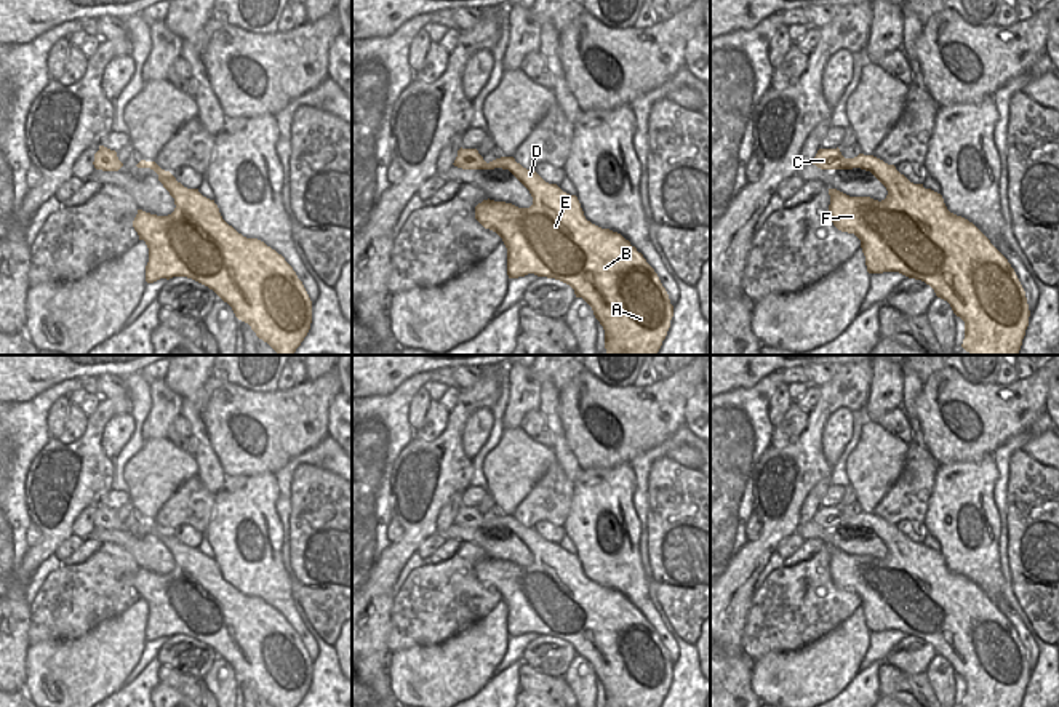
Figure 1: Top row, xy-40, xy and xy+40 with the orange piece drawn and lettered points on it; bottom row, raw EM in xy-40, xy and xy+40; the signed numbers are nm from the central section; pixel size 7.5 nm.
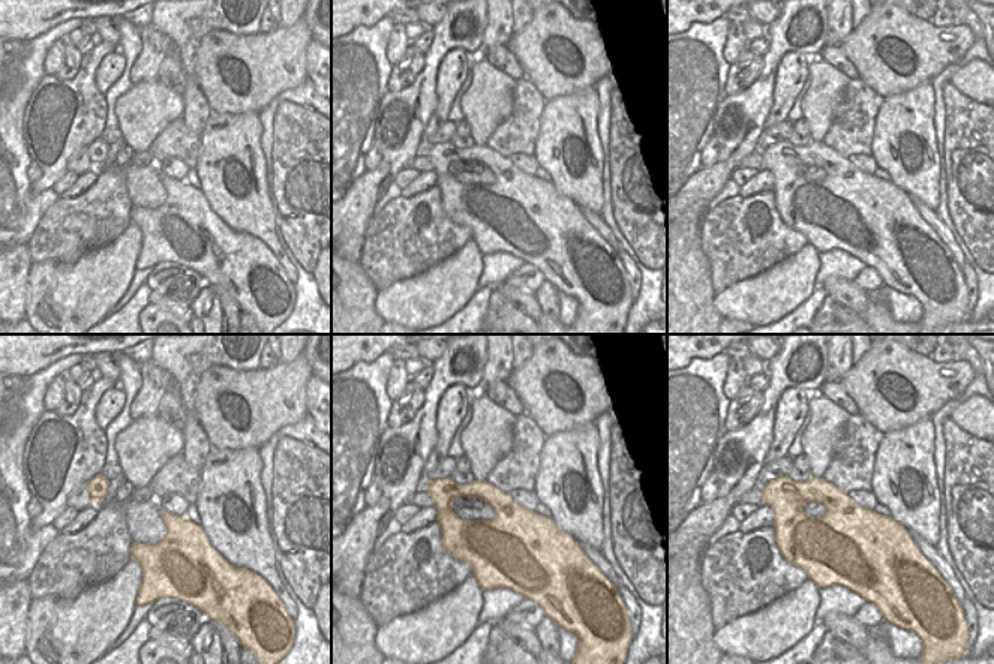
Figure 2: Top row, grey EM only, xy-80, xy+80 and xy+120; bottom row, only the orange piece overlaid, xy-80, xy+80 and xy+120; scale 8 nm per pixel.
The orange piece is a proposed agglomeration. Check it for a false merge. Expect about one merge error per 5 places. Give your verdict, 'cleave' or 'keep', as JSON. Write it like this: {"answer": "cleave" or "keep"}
{"answer": "keep"}

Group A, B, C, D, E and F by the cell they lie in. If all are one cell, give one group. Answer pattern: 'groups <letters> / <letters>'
groups A B C D E F

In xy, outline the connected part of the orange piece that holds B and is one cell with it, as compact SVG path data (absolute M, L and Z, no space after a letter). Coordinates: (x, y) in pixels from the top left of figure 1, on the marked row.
M461 147L453 165L462 170L509 170L533 197L530 208L490 198L475 206L475 219L496 232L507 248L509 278L534 274L569 285L603 326L606 355L657 355L670 328L673 306L654 269L629 240L587 221L576 195L545 182L514 157L486 163L477 149Z

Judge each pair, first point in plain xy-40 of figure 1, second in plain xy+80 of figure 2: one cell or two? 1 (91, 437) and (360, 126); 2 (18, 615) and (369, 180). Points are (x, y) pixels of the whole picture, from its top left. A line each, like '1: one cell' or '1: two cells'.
1: two cells
2: one cell

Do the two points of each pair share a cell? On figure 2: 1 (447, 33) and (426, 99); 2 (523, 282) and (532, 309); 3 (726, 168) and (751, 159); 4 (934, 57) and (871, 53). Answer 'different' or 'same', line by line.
1: same
2: different
3: different
4: same

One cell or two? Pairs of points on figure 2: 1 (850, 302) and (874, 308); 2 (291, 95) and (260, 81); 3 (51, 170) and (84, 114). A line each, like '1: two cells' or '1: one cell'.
1: two cells
2: two cells
3: one cell

